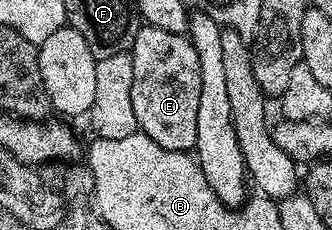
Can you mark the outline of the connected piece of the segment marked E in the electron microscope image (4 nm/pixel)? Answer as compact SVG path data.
M140 26L131 46L132 109L138 130L170 151L190 152L197 141L197 107L201 96L201 66L187 35Z

